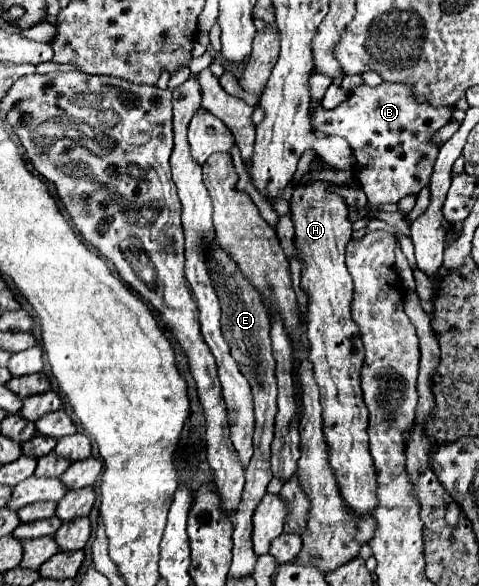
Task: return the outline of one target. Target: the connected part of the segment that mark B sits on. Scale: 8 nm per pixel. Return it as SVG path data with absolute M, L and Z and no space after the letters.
M316 73L309 80L311 102L319 101L311 125L315 131L339 135L349 141L349 147L357 159L355 169L359 173L355 173L355 177L367 195L367 201L371 205L383 205L397 203L407 195L417 197L419 191L429 185L429 177L439 153L439 145L433 143L433 135L451 121L453 107L433 107L427 101L419 103L415 101L411 85L383 81L377 87L359 85L339 107L325 111L320 103L320 88L326 88L326 76Z

